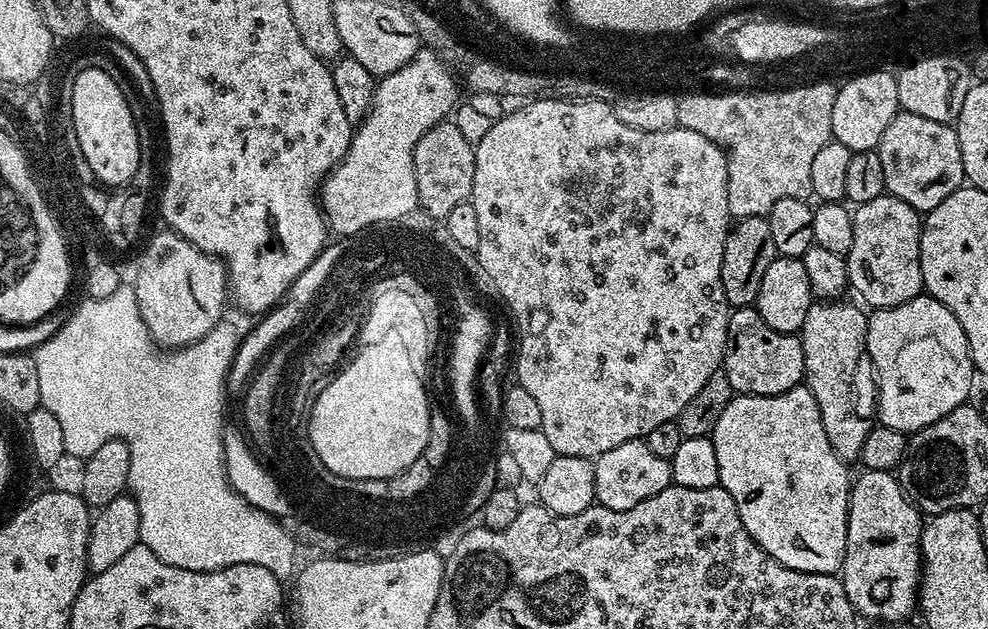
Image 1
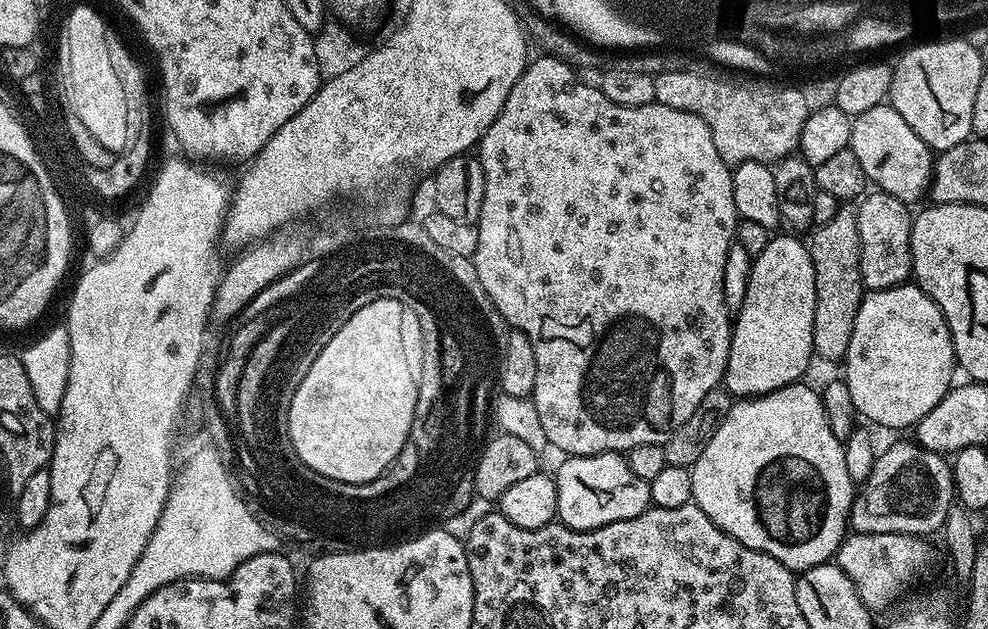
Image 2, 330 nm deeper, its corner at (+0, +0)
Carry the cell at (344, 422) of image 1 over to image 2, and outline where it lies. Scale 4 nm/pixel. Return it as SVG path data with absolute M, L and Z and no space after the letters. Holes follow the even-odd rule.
M378 300L362 307L326 342L322 354L314 358L314 366L302 378L302 386L294 390L288 429L298 460L310 466L310 470L340 483L365 484L385 475L404 443L409 443L418 409L412 404L412 380L408 380L408 368L404 368L400 352L399 324L398 301Z

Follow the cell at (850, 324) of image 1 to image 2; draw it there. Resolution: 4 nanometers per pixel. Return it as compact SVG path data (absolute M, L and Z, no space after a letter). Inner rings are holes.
M842 206L830 218L811 233L810 251L814 262L816 305L814 306L813 353L824 360L843 361L850 346L850 334L854 330L854 318L858 318L858 306L866 295L860 269L860 239L856 208Z

